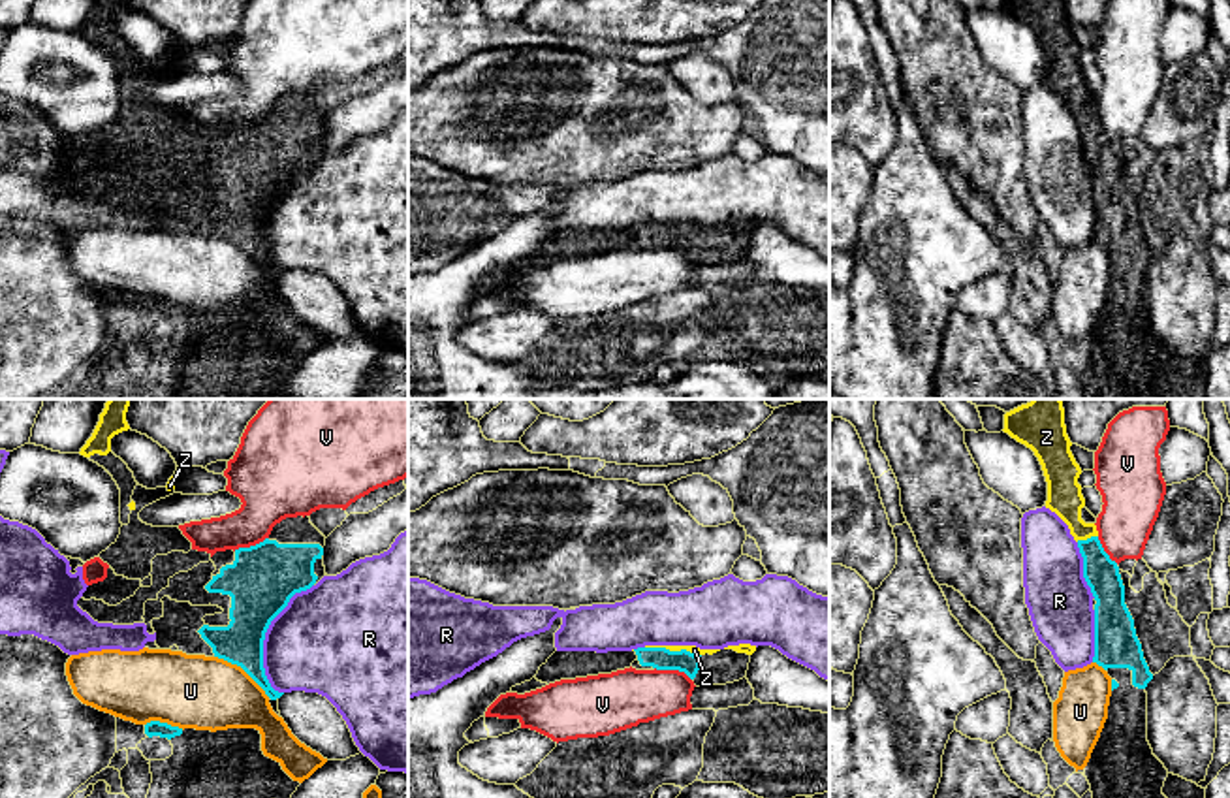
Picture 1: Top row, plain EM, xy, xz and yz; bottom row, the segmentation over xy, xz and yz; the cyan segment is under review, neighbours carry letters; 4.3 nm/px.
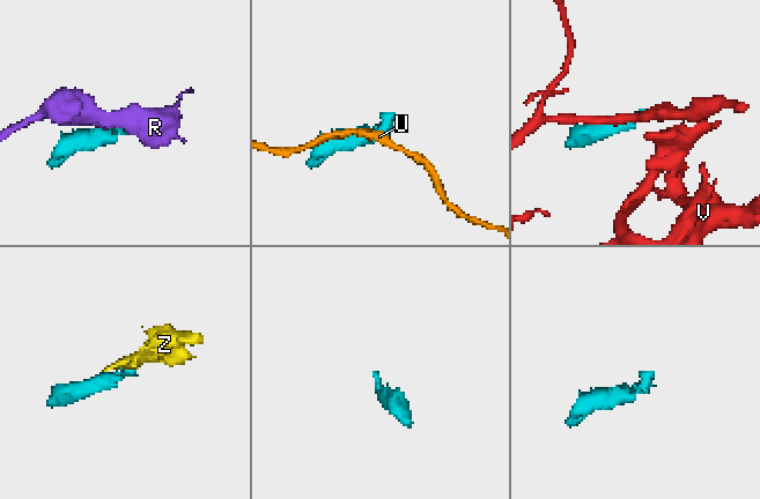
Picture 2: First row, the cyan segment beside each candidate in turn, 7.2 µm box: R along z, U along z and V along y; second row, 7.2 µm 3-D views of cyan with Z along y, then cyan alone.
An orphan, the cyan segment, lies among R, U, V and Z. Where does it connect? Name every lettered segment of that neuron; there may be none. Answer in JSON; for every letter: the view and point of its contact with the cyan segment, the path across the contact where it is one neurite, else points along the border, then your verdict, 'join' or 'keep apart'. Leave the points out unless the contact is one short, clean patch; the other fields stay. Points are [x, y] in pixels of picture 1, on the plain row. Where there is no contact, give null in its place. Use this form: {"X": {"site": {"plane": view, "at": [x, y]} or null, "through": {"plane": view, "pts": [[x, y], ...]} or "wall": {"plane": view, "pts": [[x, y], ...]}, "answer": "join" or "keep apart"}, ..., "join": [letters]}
{"R": {"site": {"plane": "xy", "at": [264, 213]}, "answer": "keep apart"}, "U": {"site": {"plane": "xy", "at": [243, 247]}, "answer": "keep apart"}, "V": {"site": {"plane": "xz", "at": [674, 247]}, "answer": "keep apart"}, "Z": {"site": {"plane": "xz", "at": [674, 230]}, "answer": "join"}, "join": ["Z"]}

